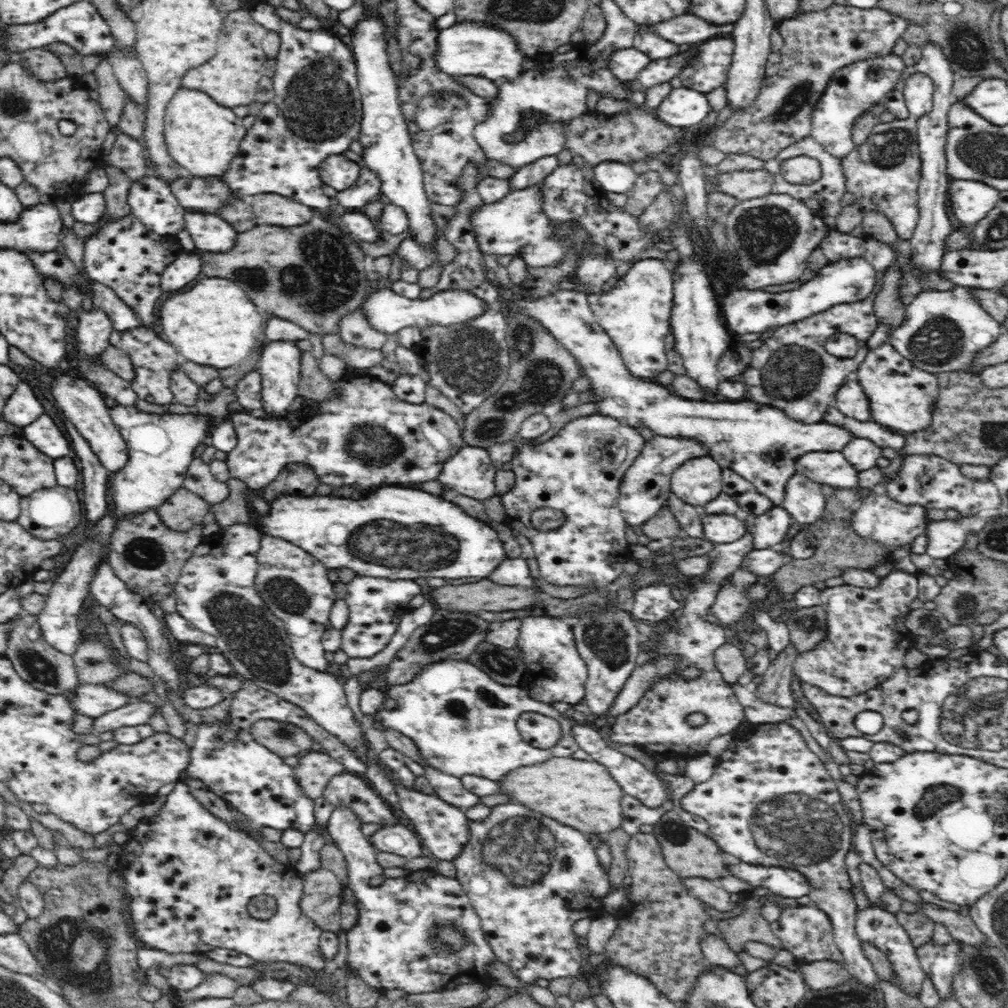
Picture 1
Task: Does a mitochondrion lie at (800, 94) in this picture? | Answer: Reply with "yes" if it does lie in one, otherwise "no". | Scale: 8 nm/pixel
yes

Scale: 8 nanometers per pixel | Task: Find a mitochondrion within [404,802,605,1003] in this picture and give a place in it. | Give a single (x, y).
(519, 850)

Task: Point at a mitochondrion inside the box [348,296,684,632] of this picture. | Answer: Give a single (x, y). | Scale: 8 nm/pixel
(541, 378)

